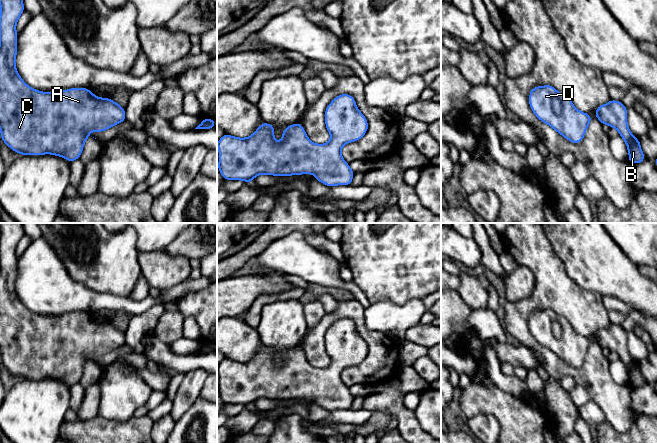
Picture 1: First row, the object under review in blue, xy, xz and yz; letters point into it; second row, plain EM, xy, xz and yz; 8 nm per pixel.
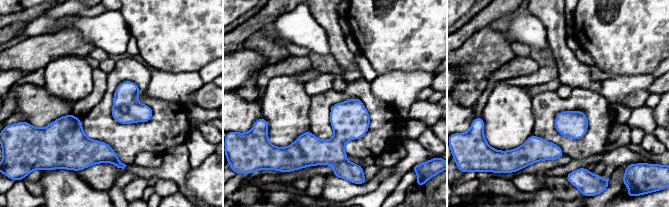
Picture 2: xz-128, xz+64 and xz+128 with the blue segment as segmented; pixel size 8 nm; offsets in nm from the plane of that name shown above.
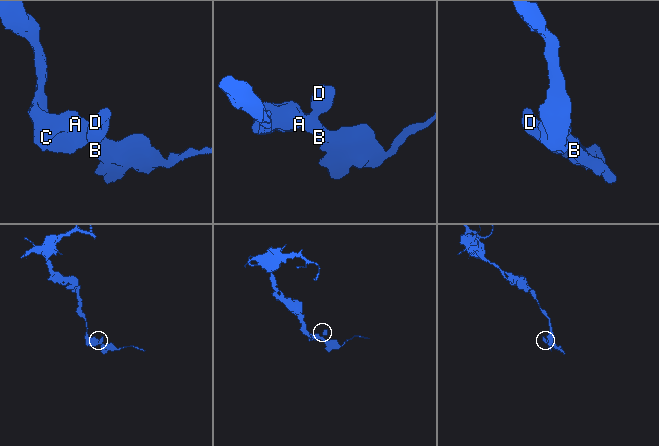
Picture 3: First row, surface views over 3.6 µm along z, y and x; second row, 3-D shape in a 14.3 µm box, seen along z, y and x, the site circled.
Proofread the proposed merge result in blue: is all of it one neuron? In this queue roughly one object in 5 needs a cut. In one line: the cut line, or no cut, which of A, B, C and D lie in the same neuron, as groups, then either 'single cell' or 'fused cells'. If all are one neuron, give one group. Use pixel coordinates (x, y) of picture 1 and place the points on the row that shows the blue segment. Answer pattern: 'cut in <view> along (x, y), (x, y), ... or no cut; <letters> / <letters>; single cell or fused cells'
no cut; A B C D; single cell

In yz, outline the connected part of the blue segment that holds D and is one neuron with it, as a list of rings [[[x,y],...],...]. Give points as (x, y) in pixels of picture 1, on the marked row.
[[[551,85],[534,87],[529,94],[529,105],[539,120],[551,126],[568,141],[576,144],[582,142],[591,115],[577,110],[567,95],[559,93]]]

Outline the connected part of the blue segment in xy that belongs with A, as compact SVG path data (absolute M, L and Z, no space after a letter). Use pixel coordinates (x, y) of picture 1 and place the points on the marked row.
M0 0L0 132L2 136L2 141L9 146L13 151L21 155L43 155L52 154L56 156L61 156L69 162L79 159L85 141L88 137L93 137L88 133L95 130L97 132L105 131L116 124L122 123L126 120L125 109L122 108L118 103L112 101L110 98L99 98L92 94L92 91L87 88L72 88L61 92L41 92L36 89L32 89L28 86L22 78L19 76L15 65L15 59L17 55L17 38L16 33L16 23L20 15L25 11L23 6L23 0Z

